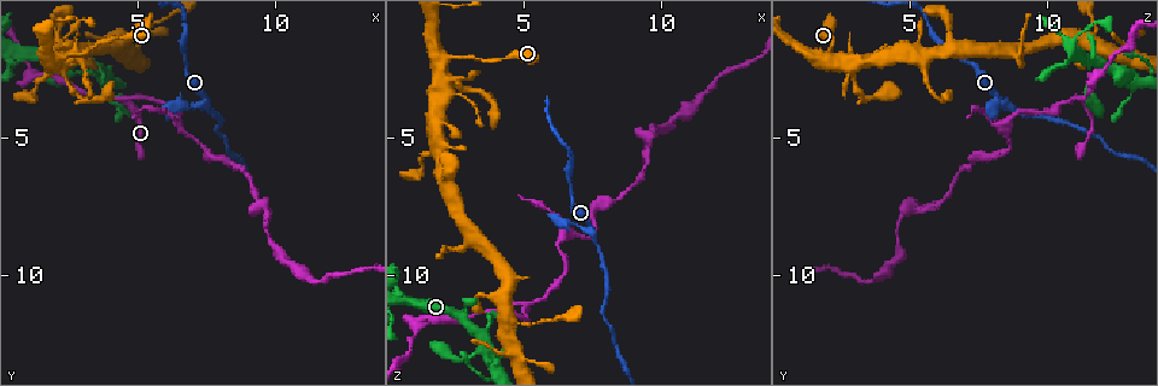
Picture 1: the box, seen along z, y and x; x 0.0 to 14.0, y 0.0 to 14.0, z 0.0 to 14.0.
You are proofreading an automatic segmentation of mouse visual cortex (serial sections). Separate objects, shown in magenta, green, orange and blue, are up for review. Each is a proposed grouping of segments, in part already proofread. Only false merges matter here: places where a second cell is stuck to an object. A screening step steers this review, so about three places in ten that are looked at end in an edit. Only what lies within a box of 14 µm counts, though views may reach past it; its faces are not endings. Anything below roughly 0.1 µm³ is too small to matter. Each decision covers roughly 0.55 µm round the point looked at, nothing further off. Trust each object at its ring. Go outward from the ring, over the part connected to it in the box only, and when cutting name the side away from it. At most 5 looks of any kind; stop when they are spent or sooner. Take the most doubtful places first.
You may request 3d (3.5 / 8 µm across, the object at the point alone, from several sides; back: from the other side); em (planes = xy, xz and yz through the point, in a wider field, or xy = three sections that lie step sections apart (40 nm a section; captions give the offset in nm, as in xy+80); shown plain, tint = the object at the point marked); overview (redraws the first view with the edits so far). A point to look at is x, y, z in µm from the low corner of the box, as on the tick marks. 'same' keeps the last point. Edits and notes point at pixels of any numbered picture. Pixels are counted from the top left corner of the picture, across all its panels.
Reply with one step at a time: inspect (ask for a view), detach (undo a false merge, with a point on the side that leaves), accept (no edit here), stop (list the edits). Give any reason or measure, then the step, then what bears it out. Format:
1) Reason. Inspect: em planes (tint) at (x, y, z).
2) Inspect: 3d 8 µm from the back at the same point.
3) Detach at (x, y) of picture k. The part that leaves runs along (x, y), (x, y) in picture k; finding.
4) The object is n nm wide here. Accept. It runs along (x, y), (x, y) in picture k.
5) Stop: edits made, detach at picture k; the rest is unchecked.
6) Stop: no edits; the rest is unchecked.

Sharp bend. Inspect: 3d 3.5 µm at (4.6, 3.6, 11.2).

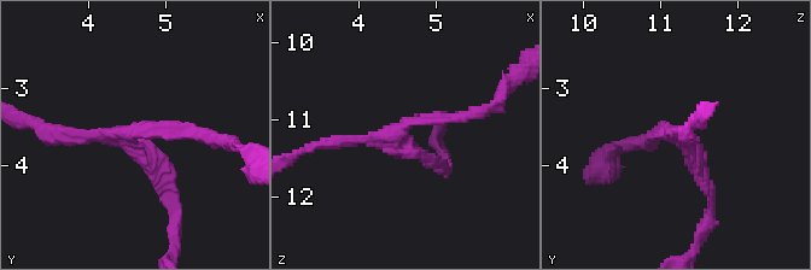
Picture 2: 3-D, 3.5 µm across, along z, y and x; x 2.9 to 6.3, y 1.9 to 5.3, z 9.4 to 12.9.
Shape alone is not enough. Inspect: em xy step 5 (plain) at (4.50, 3.60, 11.20).

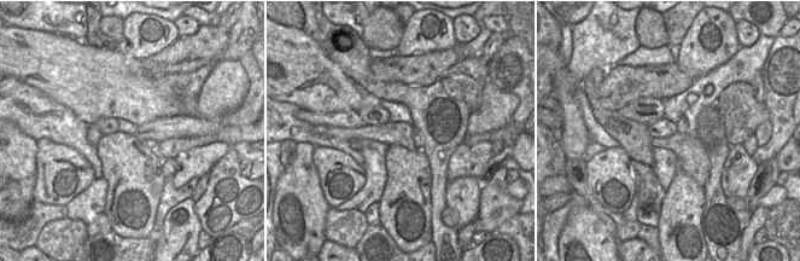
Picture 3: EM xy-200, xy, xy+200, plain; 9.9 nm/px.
Inspect: em xy step 5 (tint) at the same point.

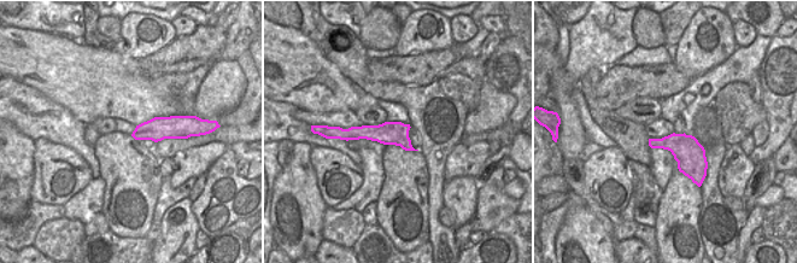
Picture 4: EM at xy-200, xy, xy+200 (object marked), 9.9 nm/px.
Accept. It runs along (707, 181), (677, 133), (655, 133) in picture 2; all the same cell.

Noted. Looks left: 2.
Sharp bend. Inspect: 3d 3.5 µm at (1.2, 2.7, 11.7).

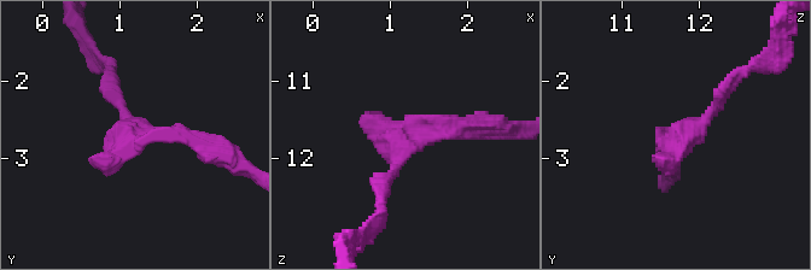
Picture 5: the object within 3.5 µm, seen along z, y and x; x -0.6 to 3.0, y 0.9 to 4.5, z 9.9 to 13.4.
Shape alone is not enough. Inspect: em planes (tint) at (1.20, 2.80, 11.70).

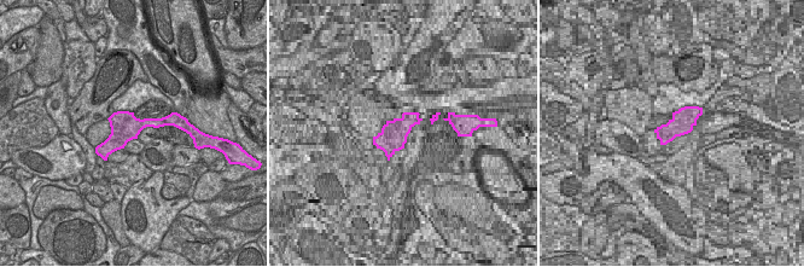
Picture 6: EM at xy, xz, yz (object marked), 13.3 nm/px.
Accept. It runs along (206, 151), (185, 135), (133, 139), (115, 83) in picture 5; one cell here.

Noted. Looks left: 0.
Stop: no edits; the rest is unchecked.

